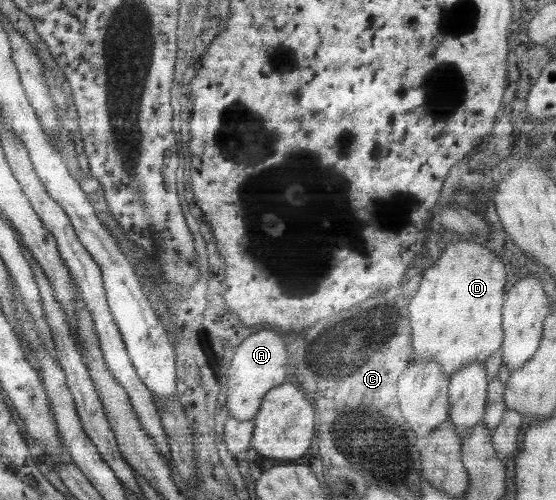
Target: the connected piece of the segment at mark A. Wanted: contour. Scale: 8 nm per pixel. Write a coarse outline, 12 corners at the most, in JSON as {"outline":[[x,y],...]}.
{"outline":[[278,334],[246,336],[227,369],[224,402],[239,421],[284,382]]}

